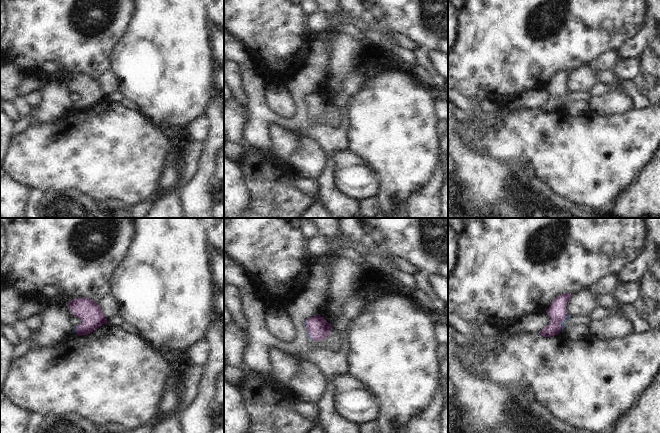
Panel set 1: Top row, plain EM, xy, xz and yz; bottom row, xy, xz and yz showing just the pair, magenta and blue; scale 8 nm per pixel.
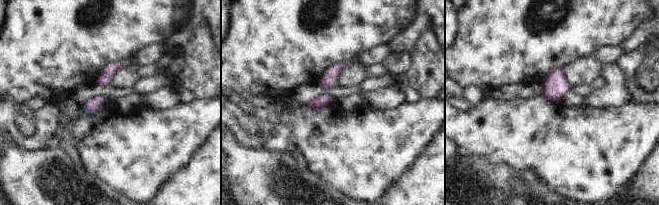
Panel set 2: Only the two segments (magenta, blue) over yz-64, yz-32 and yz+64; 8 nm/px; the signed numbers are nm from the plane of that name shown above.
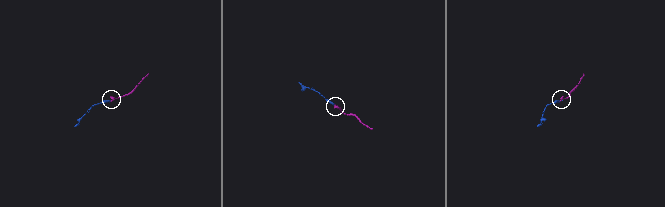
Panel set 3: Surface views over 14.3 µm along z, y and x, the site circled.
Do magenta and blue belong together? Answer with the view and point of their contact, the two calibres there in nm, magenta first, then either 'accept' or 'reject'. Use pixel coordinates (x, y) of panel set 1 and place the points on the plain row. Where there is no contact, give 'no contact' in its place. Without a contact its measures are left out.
meets magenta in yz at (559, 100); 140 nm thick on the magenta side, 30 nm on the other; accept

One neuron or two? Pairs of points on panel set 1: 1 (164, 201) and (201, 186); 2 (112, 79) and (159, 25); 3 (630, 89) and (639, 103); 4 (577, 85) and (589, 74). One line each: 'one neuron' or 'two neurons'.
1: two neurons
2: two neurons
3: one neuron
4: one neuron

